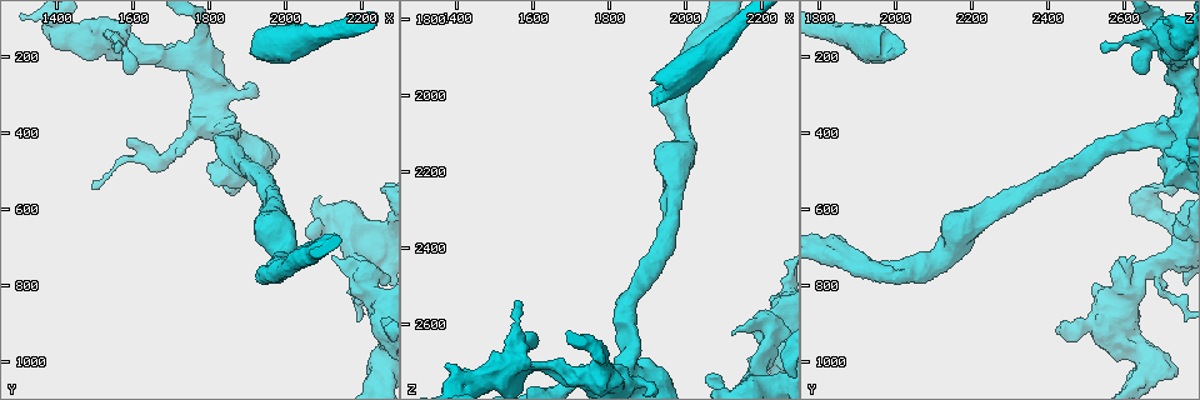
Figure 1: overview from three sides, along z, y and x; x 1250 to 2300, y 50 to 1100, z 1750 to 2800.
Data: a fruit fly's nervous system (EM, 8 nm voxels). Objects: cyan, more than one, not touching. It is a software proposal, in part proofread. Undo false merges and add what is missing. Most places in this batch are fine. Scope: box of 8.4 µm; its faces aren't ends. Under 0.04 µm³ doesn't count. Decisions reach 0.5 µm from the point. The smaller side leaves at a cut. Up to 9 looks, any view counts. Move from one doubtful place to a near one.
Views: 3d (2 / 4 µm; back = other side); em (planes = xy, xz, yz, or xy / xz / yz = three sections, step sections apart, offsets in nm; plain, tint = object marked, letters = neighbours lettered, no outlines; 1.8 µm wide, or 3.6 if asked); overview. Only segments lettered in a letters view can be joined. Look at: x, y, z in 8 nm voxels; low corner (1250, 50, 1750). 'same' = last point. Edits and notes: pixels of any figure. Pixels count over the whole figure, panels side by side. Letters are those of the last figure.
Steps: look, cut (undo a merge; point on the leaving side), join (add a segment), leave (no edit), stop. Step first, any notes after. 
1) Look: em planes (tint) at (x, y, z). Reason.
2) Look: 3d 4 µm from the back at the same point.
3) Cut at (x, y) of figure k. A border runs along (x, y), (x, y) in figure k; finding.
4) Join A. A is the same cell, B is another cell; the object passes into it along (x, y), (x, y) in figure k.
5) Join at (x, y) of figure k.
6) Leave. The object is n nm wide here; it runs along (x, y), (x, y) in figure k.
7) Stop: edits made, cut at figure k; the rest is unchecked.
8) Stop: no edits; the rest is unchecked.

Look: em planes (tint) at (1385, 145, 2735). Branch stops here.

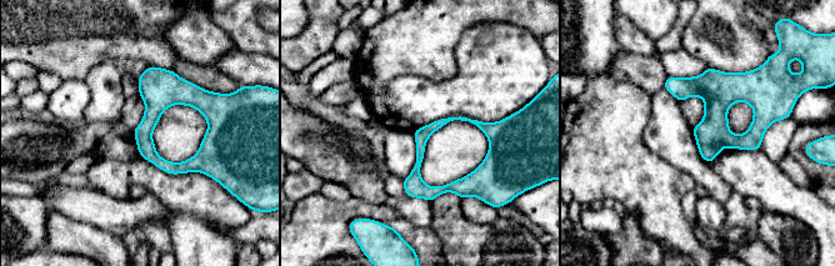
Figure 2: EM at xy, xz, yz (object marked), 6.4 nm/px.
Look: em planes (letters) at the same point. See the neighbours.

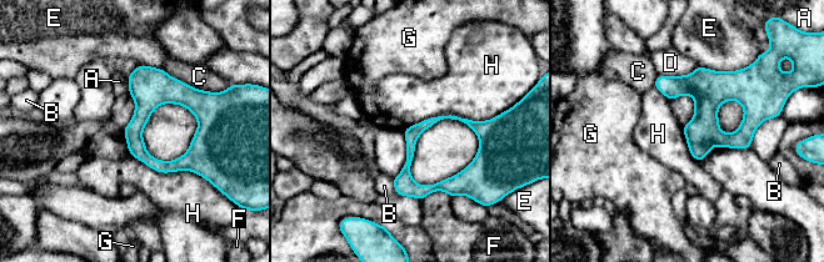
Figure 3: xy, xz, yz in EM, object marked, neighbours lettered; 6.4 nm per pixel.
Leave. A, B, C, D, E, F, G and H are other cells; a border runs along (495, 115), (438, 114), (403, 130) in figure 3; none of them fits.

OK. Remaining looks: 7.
Look: 3d 4 µm at (1565, 165, 2540). An open end.

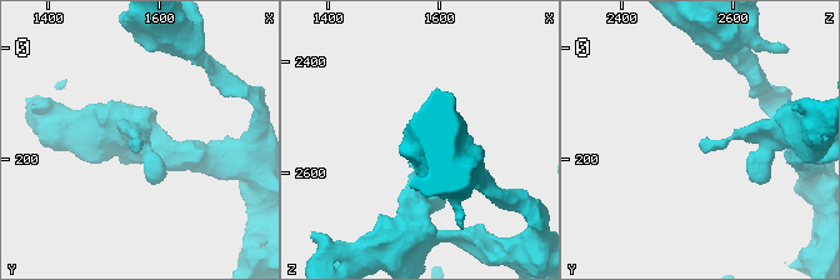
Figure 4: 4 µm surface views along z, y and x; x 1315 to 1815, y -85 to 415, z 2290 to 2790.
Look: em 3.6 µm planes (letters) at (1560, 165, 2545). Need the tissue.

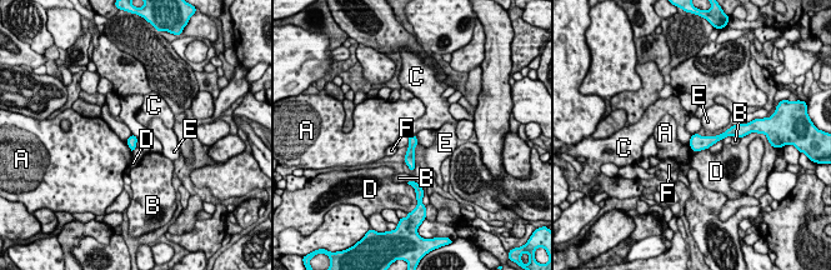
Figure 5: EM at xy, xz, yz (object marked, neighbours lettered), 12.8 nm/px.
Leave. The longest contact is with A, 170 nm; A, B, C, D, E and F are other cells; it runs along (413, 138), (411, 166) in figure 5; none of them fits.

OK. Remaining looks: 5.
Look: em planes (letters) at (1915, 470, 2745). Sudden change in width.

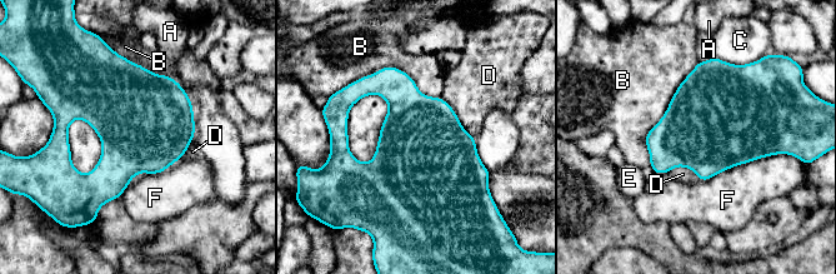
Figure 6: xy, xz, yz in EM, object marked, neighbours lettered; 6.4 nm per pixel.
Leave. The object is 600 nm wide here; A, B, C, D, E and F are other cells; a border runs along (655, 174), (686, 167), (699, 178) in figure 6; one neuron here.

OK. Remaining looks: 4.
Look: 3d 4 µm at (1770, 175, 2725). Branch point.

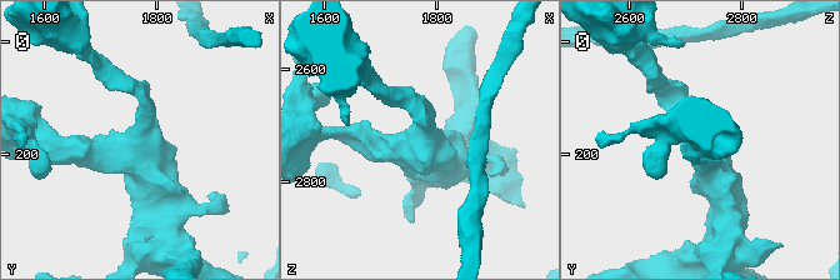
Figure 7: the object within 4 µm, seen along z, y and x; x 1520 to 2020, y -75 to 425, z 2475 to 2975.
Look: em planes (tint) at (1775, 180, 2730). 3 arms meet here; the arms are 240, 340, 500 nm wide; need the tissue.

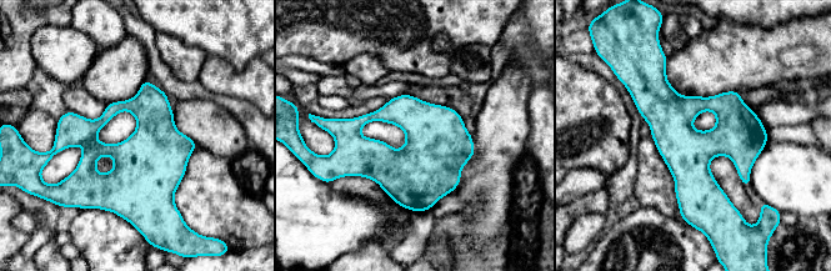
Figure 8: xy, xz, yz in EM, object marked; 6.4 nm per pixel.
Look: em planes (letters) at the same point.

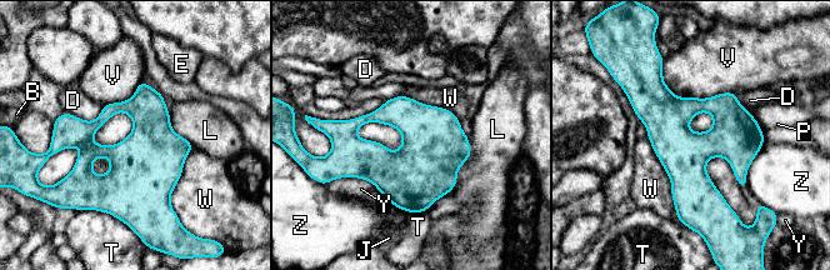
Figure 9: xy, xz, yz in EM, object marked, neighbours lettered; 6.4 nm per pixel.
Leave. B, D, E, J, L, P, T, V, W, Y and Z are other cells; it runs along (658, 74), (685, 215) in figure 9; continuous, no second neuron.

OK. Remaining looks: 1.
Stop: no edits; the rest is unchecked.

